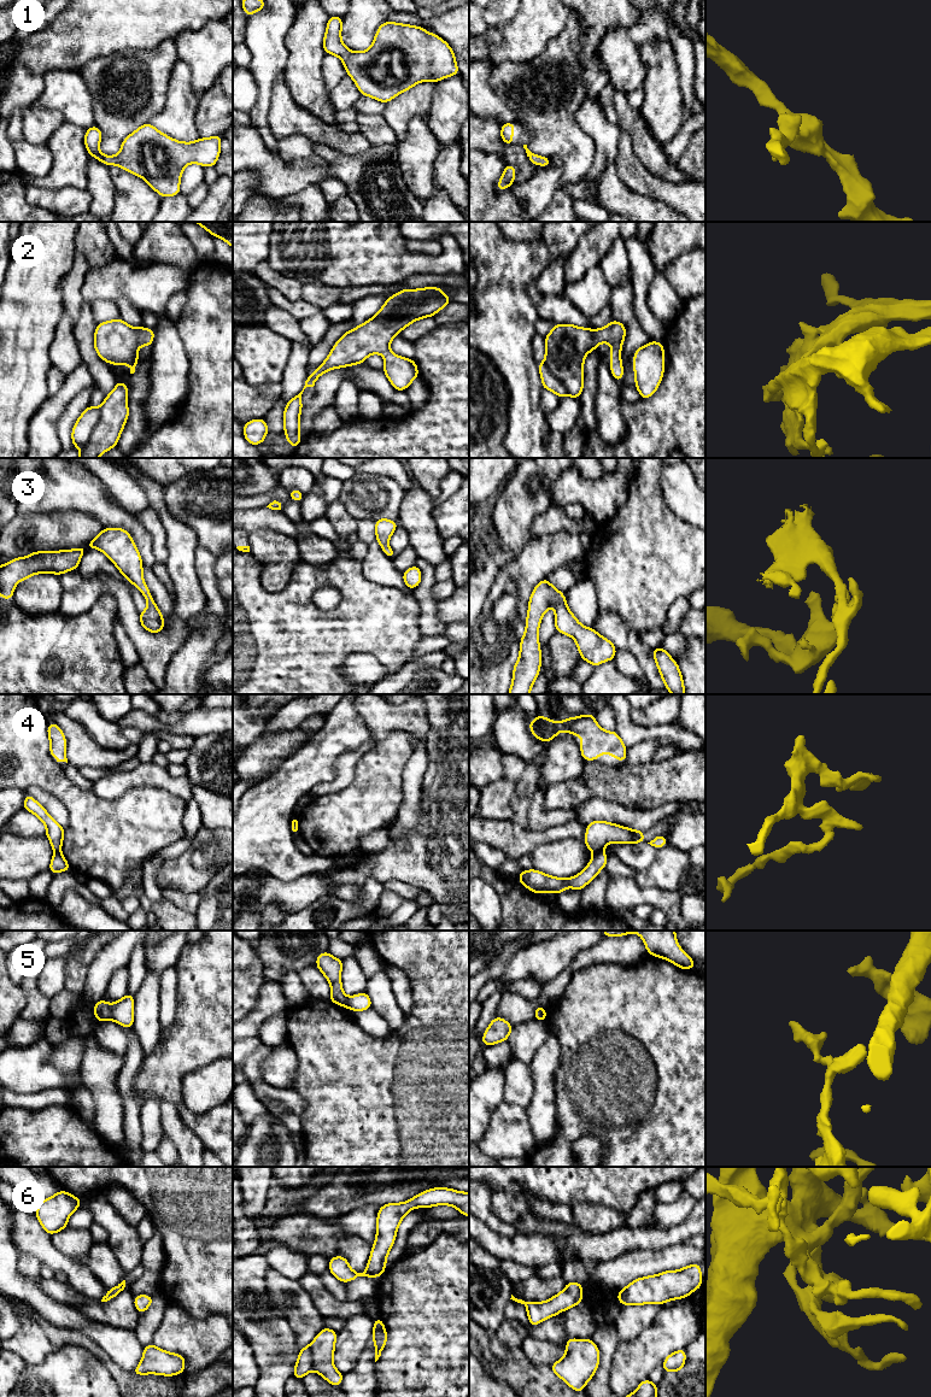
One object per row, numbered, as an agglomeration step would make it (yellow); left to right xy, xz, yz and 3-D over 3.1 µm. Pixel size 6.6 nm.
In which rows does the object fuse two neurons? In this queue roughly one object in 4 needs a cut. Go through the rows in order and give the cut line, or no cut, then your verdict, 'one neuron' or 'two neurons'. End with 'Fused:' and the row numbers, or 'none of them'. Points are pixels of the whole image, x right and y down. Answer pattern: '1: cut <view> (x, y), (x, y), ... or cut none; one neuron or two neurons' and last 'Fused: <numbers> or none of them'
1: cut none; one neuron
2: cut none; one neuron
3: cut none; one neuron
4: cut xy (54, 851), (59, 852); two neurons
5: cut xy (109, 1005), (110, 1019); two neurons
6: cut none; one neuron
Fused: 4, 5

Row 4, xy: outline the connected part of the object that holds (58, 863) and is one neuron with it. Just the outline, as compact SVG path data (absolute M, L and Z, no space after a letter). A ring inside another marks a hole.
M54 852L48 869L52 874L55 874L71 870L71 867L66 862L62 852Z

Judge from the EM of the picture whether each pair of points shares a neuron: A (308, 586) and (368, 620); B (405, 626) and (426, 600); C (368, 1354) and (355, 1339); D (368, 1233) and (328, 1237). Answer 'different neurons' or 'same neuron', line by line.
A: same neuron
B: different neurons
C: different neurons
D: different neurons

